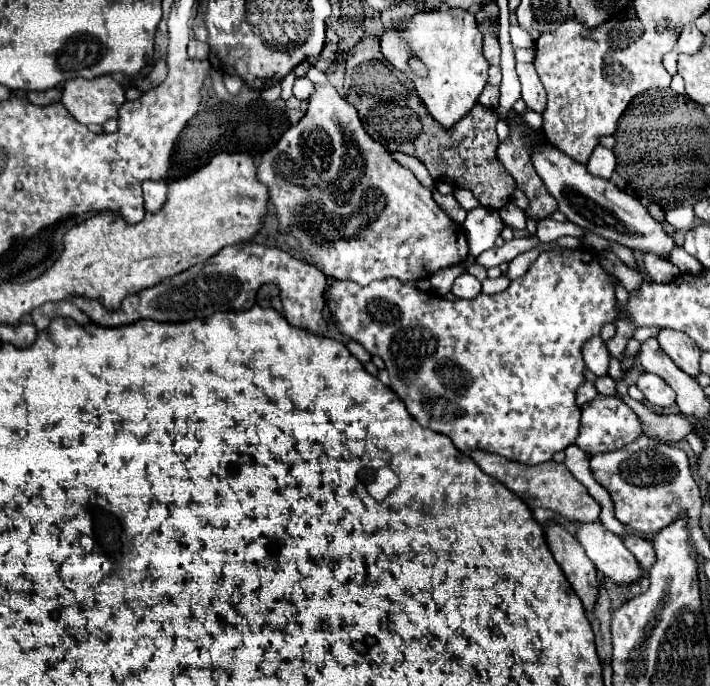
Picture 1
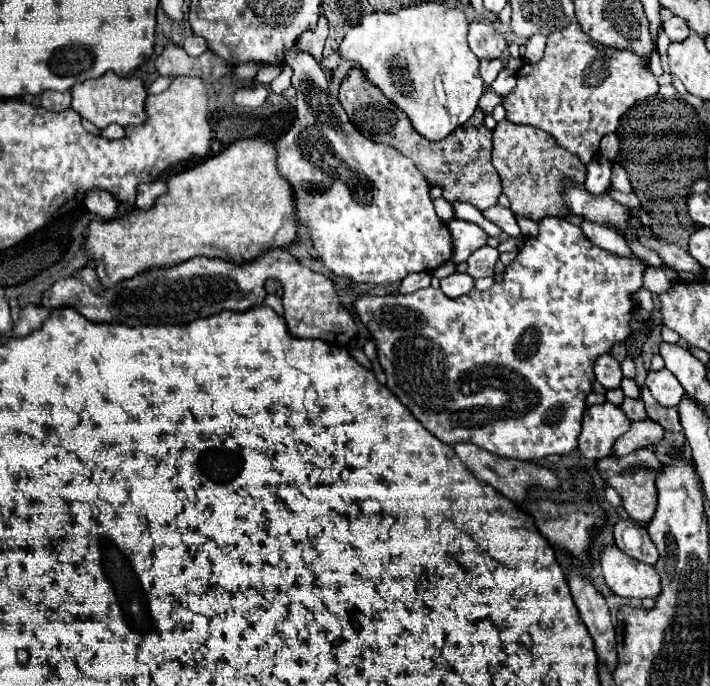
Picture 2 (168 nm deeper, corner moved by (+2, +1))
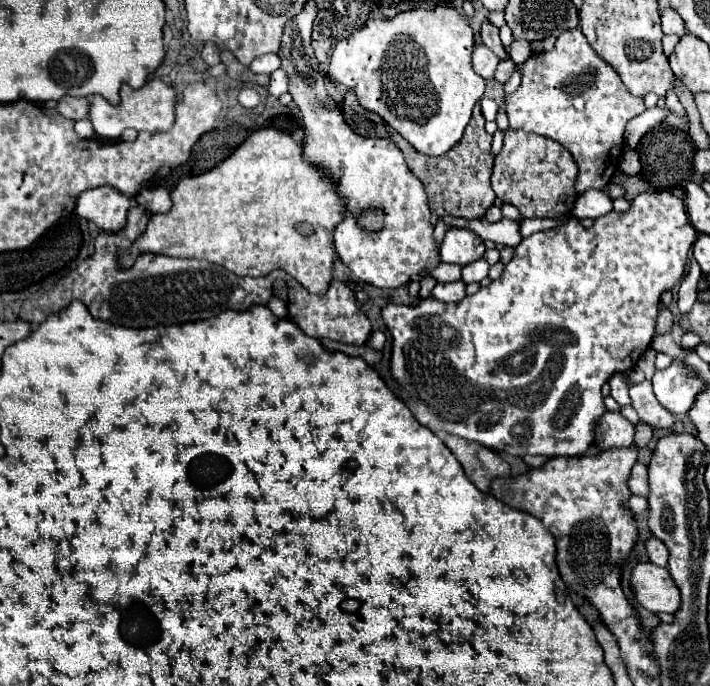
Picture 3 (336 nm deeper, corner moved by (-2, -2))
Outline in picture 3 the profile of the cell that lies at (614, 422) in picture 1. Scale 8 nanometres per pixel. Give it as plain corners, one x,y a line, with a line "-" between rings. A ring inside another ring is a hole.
606,411
596,423
594,445
604,451
610,447
628,447
634,443
634,425
622,413

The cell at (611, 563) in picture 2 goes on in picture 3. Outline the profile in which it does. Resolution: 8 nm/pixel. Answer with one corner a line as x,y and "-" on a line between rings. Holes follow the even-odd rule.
636,563
630,575
630,591
652,613
674,613
680,607
680,591
668,569
652,563

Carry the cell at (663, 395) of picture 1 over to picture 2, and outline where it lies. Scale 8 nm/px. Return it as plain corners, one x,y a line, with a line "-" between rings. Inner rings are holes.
662,368
658,372
650,370
648,376
646,376
646,386
650,388
652,396
662,406
678,406
678,402
684,396
684,388
680,386
678,378
670,370
666,370
666,368

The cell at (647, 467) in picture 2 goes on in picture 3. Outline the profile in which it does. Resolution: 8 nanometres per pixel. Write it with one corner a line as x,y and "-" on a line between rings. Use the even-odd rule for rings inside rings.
636,463
632,467
630,479
628,479
628,487
632,491
632,495
640,495
640,497
648,497
650,489
648,489
648,467
642,463

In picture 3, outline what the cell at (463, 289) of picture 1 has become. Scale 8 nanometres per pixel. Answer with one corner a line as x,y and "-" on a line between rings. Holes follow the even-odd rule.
454,281
454,283
438,283
432,291
432,297
444,301
444,303
452,303
452,301
460,301
466,295
466,283
464,281

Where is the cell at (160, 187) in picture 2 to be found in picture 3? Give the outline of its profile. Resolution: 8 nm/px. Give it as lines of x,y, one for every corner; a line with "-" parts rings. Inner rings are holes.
156,187
156,189
142,189
136,197
136,203
148,209
150,213
164,213
172,207
170,201
170,191
166,187

